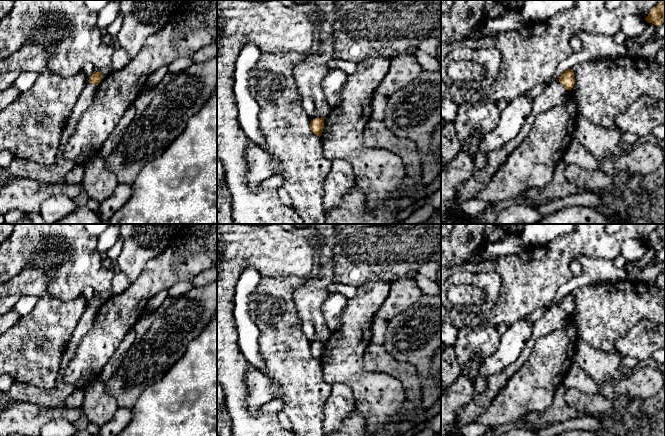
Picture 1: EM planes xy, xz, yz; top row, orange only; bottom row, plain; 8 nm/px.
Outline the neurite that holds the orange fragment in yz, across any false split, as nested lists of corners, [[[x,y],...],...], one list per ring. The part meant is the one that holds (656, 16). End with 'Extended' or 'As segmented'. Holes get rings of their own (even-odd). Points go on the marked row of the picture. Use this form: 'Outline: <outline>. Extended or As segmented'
Outline: [[[661,0],[657,6],[653,7],[645,20],[657,27],[665,23],[665,0]]]. As segmented

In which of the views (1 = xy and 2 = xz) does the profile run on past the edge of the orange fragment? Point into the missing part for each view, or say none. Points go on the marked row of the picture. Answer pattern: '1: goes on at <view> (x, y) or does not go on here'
1: does not go on here
2: does not go on here

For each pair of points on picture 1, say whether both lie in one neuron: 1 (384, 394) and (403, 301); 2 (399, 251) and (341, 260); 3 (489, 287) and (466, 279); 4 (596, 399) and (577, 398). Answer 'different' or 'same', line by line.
1: different
2: same
3: same
4: same

